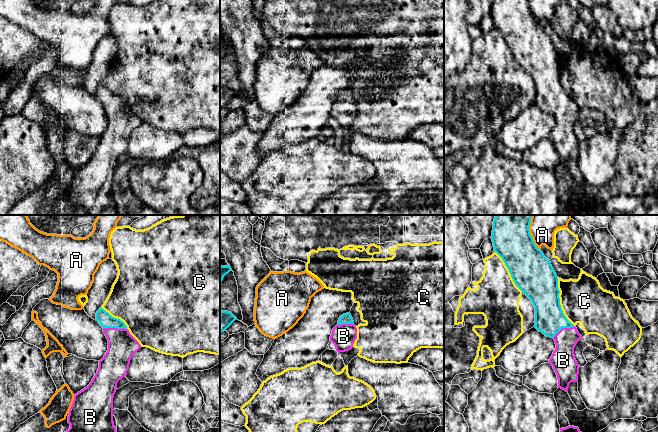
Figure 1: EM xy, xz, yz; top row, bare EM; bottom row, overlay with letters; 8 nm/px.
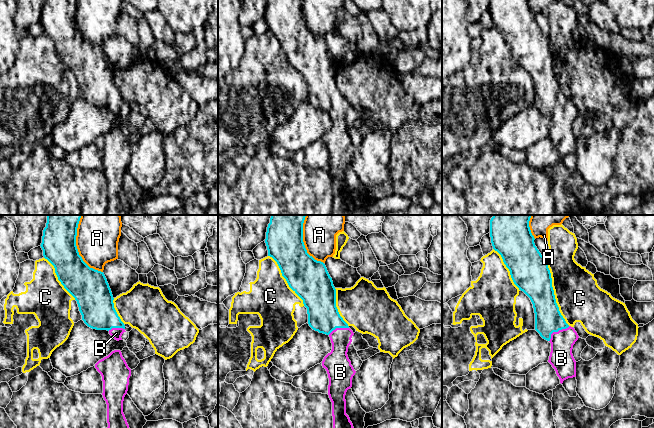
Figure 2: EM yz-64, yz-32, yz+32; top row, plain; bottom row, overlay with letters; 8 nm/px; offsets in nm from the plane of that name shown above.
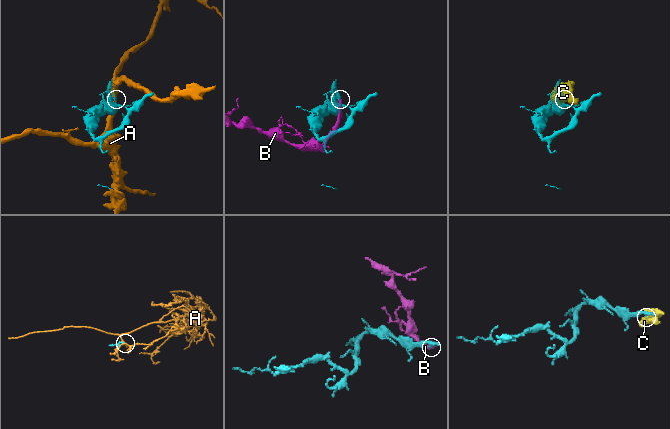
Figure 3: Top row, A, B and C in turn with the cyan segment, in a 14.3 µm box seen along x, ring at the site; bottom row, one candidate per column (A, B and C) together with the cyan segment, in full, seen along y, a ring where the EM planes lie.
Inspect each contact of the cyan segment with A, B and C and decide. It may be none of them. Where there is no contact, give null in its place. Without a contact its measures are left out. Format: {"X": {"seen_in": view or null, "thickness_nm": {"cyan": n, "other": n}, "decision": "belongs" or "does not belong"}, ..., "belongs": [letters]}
{"A": {"seen_in": "yz", "thickness_nm": {"cyan": 320, "other": 180}, "decision": "does not belong"}, "B": {"seen_in": "xy", "thickness_nm": {"cyan": 110, "other": 220}, "decision": "belongs"}, "C": {"seen_in": "yz", "thickness_nm": {"cyan": 300, "other": 360}, "decision": "does not belong"}, "belongs": ["B"]}

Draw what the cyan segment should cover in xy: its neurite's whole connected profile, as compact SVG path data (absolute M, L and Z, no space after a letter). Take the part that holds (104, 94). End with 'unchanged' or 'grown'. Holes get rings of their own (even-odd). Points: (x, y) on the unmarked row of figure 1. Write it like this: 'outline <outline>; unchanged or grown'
outline M103 84L96 89L98 97L108 116L108 126L99 137L99 144L90 160L74 171L69 186L70 204L62 210L62 215L117 215L113 198L113 174L117 159L126 152L132 132L141 124L139 118L130 110L127 102L120 95L112 93Z; grown

